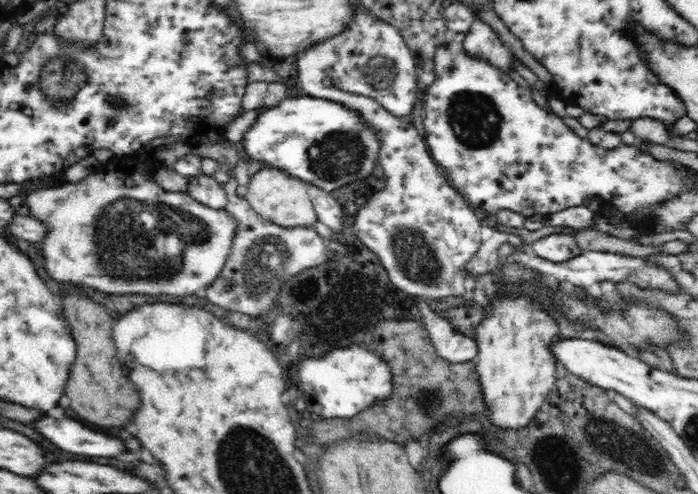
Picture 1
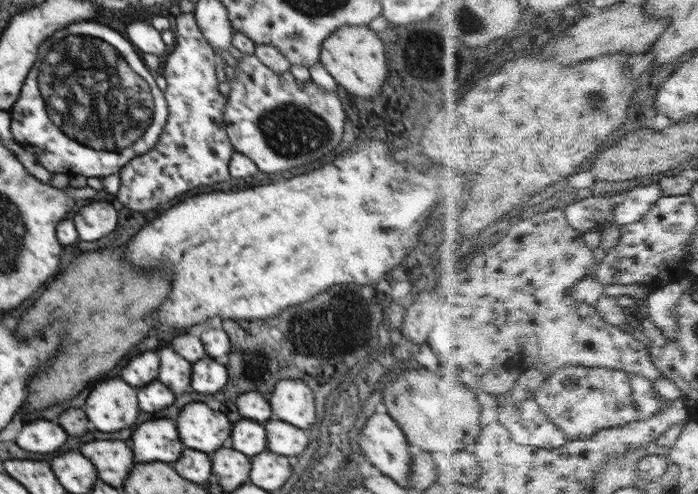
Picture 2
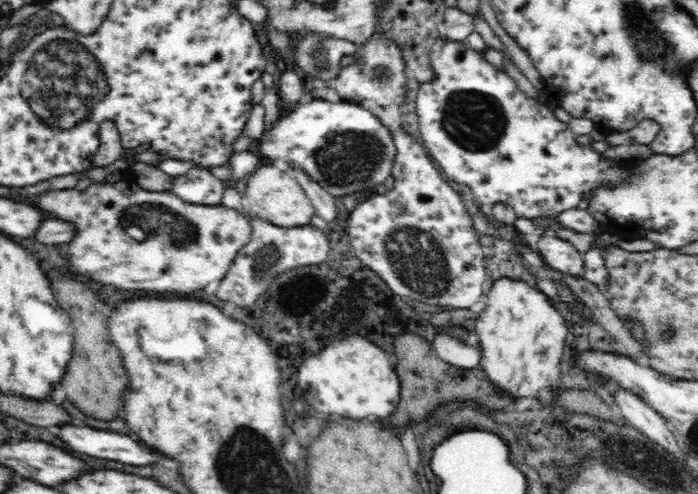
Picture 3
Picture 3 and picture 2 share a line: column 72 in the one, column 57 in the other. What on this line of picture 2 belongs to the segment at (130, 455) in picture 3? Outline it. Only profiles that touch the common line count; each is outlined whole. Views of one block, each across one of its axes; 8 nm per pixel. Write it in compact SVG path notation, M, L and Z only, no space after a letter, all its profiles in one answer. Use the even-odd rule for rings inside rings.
M36 420L26 424L20 436L16 438L16 444L22 450L40 452L40 454L56 452L58 448L62 448L64 442L66 442L66 432L48 420Z

